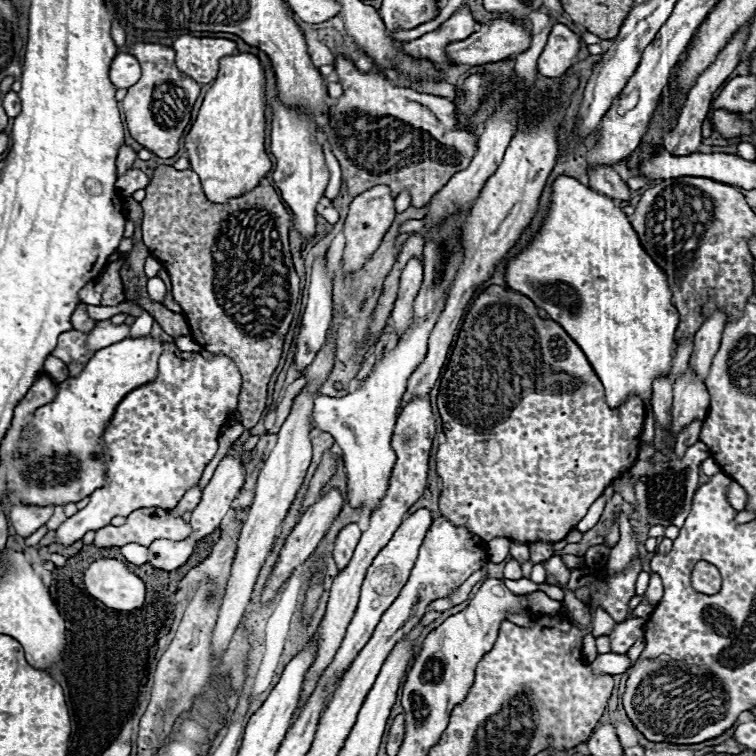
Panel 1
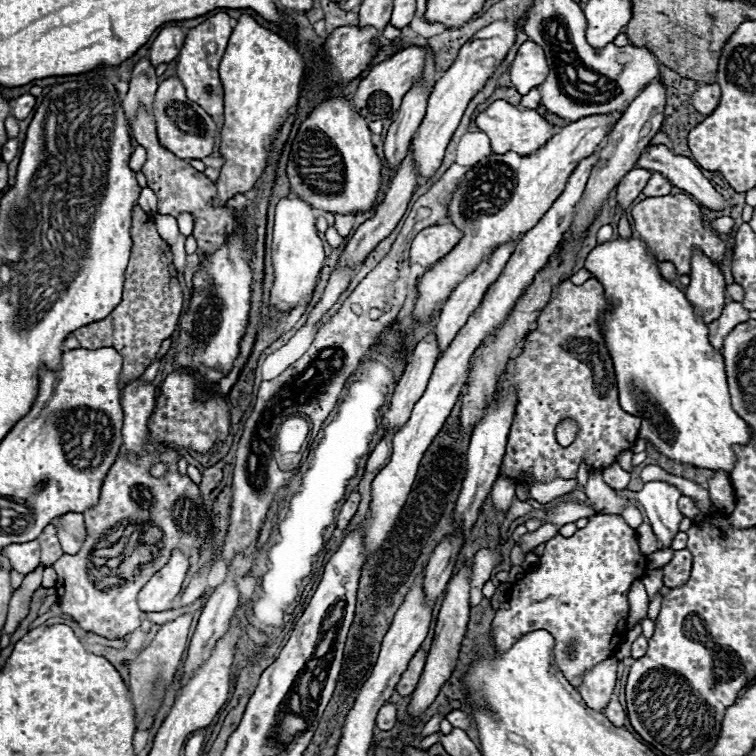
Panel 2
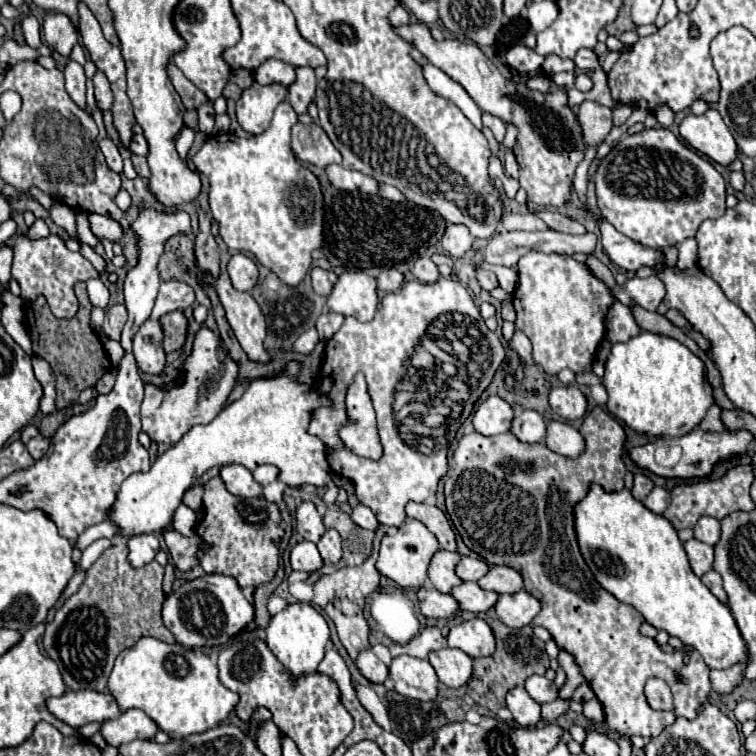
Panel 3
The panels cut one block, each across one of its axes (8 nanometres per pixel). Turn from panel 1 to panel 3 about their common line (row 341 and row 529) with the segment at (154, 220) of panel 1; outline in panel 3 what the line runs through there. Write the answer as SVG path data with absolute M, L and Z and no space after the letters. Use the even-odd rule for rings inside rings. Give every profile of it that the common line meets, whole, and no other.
M210 478L204 484L202 502L204 516L196 526L196 534L200 542L204 542L204 554L198 562L204 572L232 576L242 588L256 588L270 582L276 576L280 564L278 544L284 536L278 506L268 500L242 500L230 494L220 478Z

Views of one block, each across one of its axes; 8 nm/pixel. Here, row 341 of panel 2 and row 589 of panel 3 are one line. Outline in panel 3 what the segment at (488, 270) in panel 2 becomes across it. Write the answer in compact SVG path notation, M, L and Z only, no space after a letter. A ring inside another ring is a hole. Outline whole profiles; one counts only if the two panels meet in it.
M438 550L430 562L430 582L436 590L450 594L454 586L460 586L462 580L456 576L456 562L460 560L458 552Z

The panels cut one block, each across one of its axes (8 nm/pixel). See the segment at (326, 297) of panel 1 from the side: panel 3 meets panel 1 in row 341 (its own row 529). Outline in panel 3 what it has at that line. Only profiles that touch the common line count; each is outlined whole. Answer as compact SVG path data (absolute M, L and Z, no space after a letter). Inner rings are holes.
M302 502L296 510L296 530L298 534L304 536L304 540L310 542L318 542L322 538L322 534L326 532L320 514L316 512L312 502Z

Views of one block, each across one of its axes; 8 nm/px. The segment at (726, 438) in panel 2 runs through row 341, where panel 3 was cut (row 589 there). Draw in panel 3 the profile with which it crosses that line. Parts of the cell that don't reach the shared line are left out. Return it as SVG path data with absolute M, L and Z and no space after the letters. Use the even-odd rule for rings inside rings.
M590 484L588 494L574 506L574 530L582 558L592 570L596 582L620 602L634 606L656 630L666 630L670 636L678 636L684 644L694 646L710 668L722 670L736 662L748 660L746 644L738 632L730 608L718 602L718 598L710 594L702 580L694 576L674 526L664 516L652 514L642 502L634 500L628 488L622 488L620 492L608 492L598 484Z

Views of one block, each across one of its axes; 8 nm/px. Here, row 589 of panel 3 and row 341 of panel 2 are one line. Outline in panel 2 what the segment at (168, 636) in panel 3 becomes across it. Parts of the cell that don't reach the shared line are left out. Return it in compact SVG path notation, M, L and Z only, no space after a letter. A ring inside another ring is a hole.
M140 206L132 210L132 256L126 268L124 280L124 296L122 302L100 322L92 322L84 328L72 332L72 336L80 342L82 348L116 348L124 358L122 384L128 380L140 378L150 362L156 358L162 340L170 338L178 316L182 310L182 290L176 278L176 268L172 264L170 246L158 236L156 224L150 214L146 214Z

